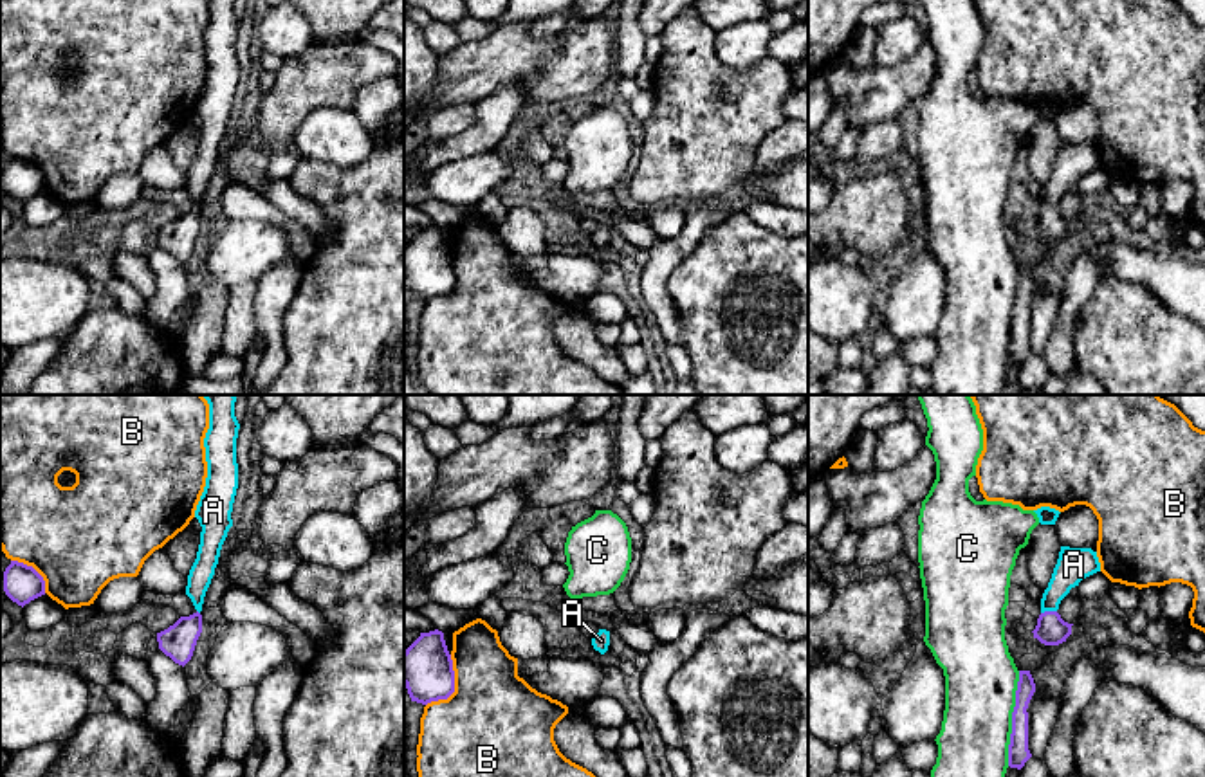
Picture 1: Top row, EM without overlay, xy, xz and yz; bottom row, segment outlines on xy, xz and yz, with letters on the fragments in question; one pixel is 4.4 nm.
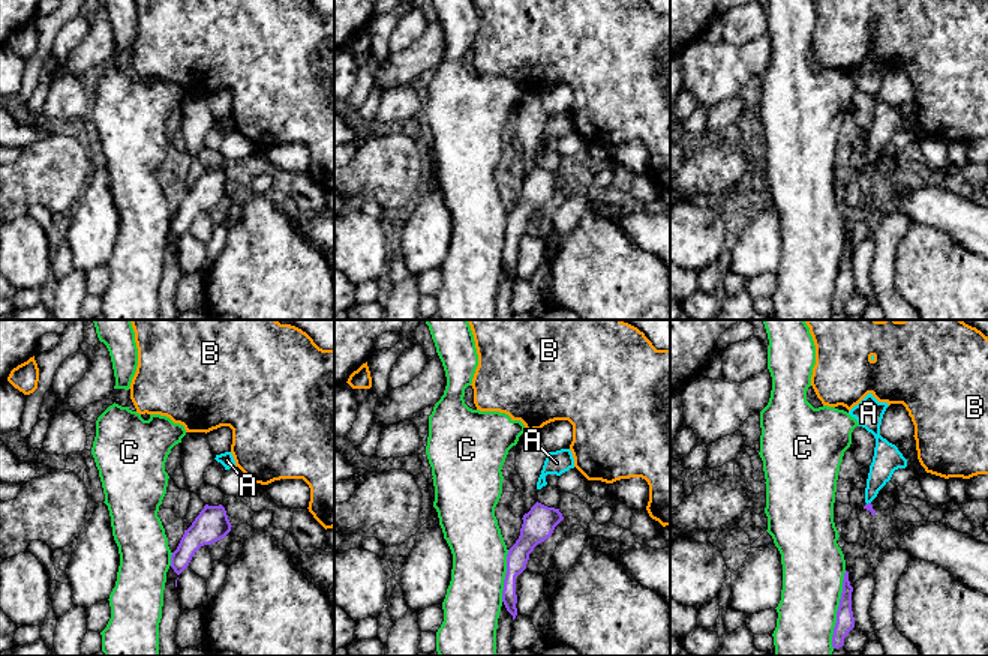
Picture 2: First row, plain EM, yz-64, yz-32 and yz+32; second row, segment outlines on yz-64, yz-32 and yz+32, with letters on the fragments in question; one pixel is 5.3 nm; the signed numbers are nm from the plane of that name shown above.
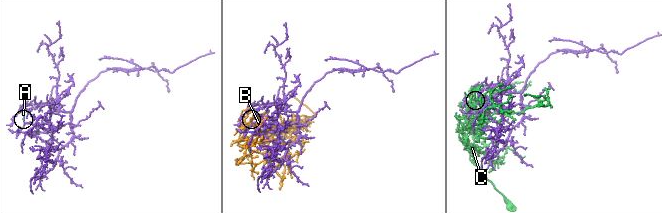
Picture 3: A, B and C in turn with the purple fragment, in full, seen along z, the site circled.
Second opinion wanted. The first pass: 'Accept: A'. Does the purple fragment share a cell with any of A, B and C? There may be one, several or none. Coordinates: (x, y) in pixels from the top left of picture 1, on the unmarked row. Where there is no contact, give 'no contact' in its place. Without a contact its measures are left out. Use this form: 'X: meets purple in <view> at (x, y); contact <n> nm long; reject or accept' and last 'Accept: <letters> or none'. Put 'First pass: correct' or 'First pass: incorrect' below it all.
A: meets purple in yz at (1048, 208); contact 70 nm long; accept
B: meets purple in xz at (453, 283); contact 260 nm long; reject
C: meets purple in yz at (1012, 314); contact 420 nm long; reject
Accept: A
First pass: correct

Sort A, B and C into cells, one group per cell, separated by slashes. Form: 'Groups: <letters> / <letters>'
Groups: A / B / C

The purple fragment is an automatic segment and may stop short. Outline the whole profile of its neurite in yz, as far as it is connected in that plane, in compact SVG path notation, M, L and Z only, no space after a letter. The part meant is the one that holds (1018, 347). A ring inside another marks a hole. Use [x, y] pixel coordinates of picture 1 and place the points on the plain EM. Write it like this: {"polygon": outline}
{"polygon": "M1019 267L1016 287L1016 303L1012 308L1012 330L1008 341L1008 362L1021 366L1032 353L1028 346L1028 299L1035 288L1035 279L1030 267Z"}

